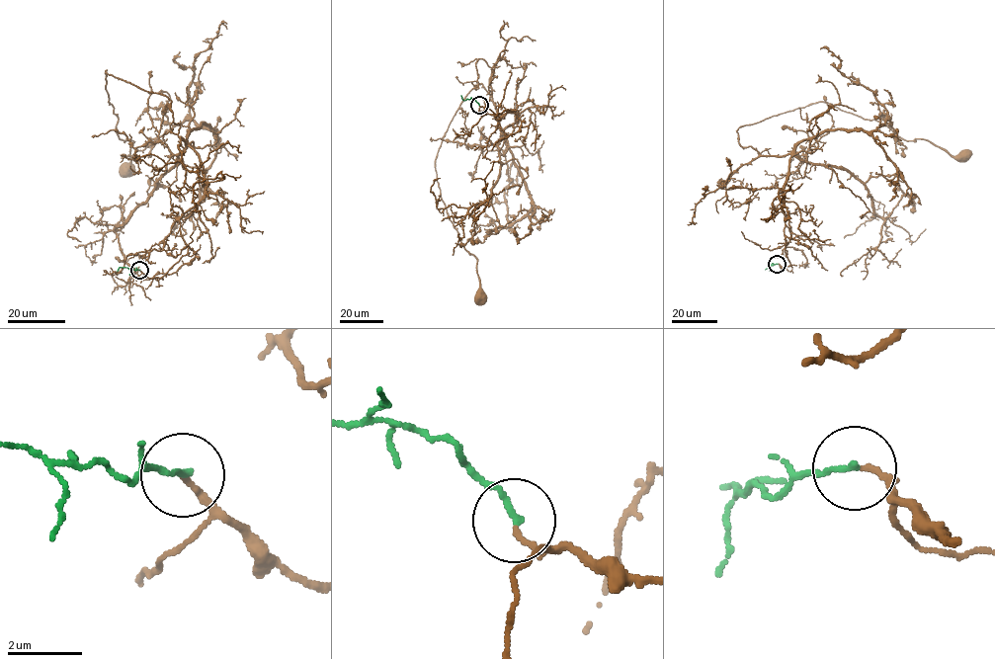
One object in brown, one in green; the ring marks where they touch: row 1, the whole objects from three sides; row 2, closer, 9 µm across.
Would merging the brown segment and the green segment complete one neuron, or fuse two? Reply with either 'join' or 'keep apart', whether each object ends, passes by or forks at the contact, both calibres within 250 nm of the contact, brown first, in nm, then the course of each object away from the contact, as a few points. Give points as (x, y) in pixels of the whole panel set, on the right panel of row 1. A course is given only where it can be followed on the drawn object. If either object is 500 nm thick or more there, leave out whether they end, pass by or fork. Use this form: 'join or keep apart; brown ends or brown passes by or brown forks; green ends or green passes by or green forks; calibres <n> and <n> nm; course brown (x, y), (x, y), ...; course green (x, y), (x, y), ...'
join; brown ends; green ends; calibres 140 and 160 nm; course brown (778, 264), (789, 265), (783, 210), (791, 155), (743, 147), (740, 126), (824, 102), (963, 155); course green (777, 264), (765, 270)

